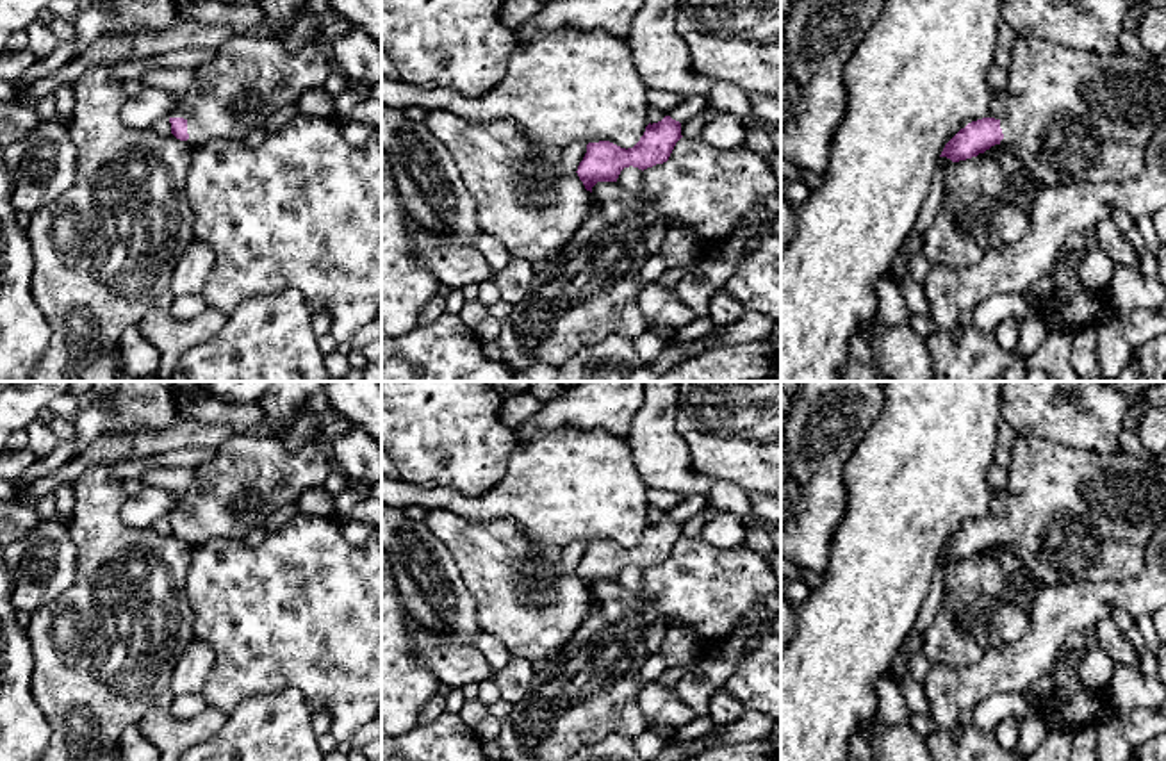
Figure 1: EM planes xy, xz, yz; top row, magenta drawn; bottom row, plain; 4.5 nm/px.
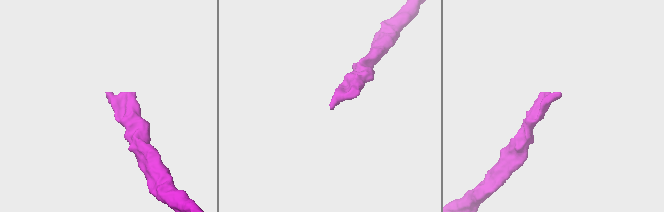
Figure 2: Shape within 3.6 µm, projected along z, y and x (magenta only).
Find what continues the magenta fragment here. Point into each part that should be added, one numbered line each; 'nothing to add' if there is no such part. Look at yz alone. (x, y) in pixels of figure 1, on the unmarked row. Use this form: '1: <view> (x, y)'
1: yz (1072, 515)

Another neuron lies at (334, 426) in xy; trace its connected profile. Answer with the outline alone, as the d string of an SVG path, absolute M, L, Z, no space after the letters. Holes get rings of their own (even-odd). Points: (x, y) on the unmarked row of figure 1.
M330 415L321 426L321 438L330 444L337 437L344 435L349 424L351 422L344 415Z

